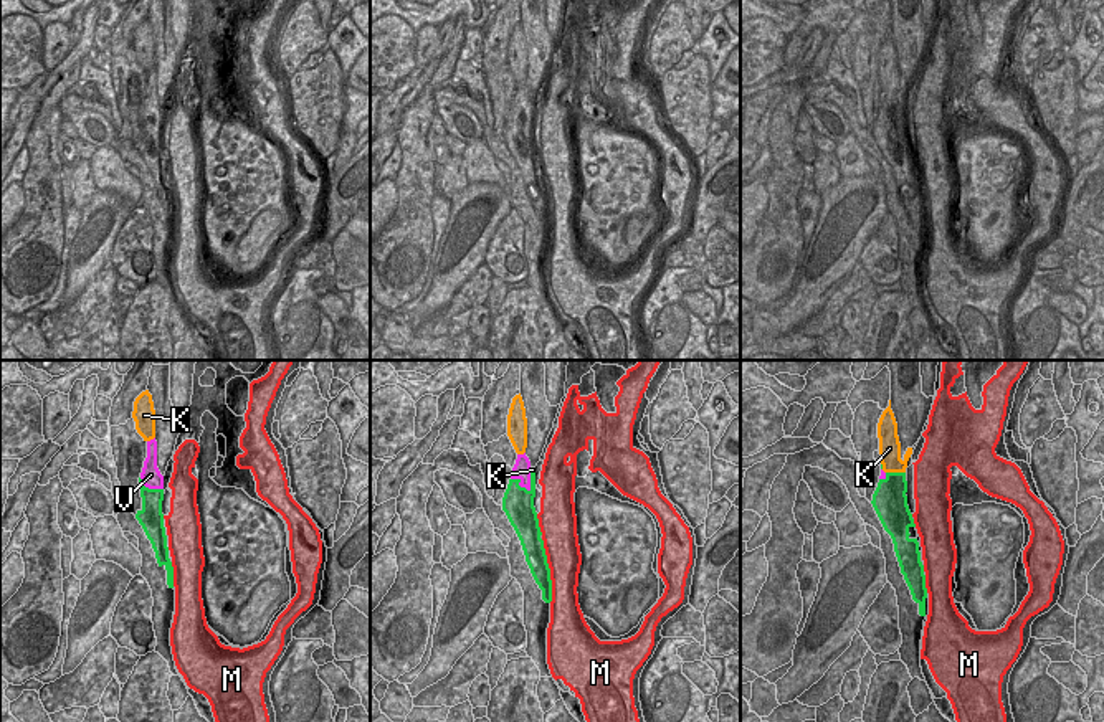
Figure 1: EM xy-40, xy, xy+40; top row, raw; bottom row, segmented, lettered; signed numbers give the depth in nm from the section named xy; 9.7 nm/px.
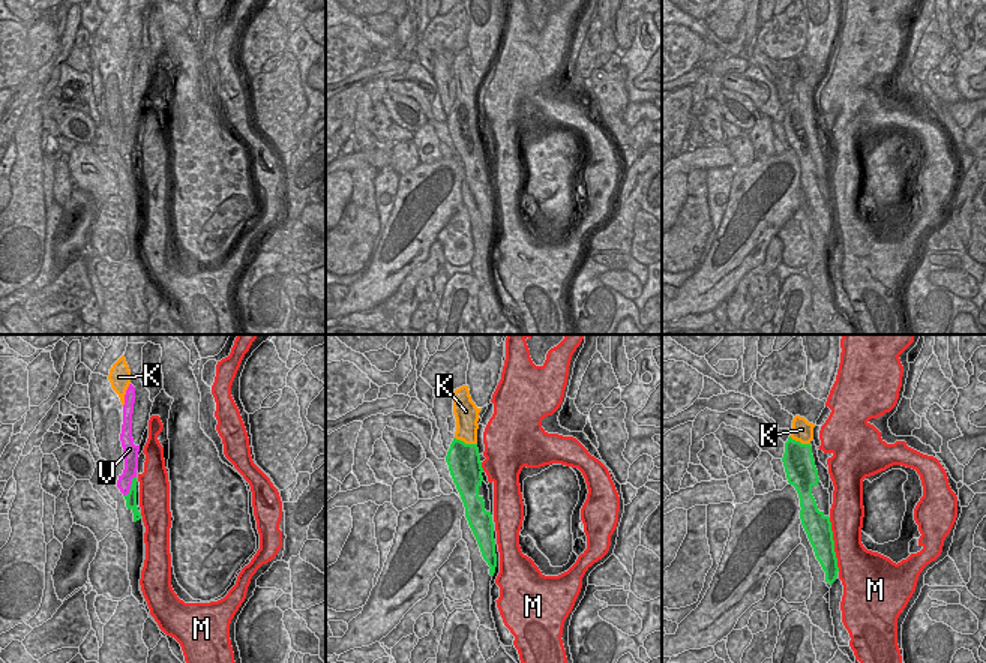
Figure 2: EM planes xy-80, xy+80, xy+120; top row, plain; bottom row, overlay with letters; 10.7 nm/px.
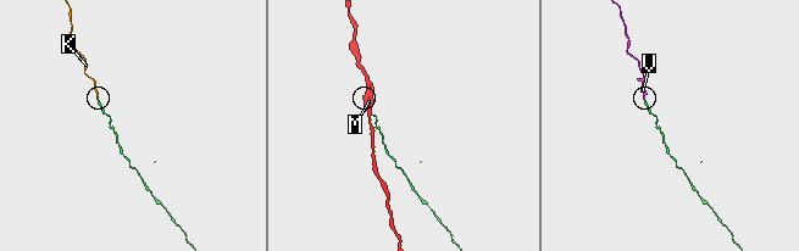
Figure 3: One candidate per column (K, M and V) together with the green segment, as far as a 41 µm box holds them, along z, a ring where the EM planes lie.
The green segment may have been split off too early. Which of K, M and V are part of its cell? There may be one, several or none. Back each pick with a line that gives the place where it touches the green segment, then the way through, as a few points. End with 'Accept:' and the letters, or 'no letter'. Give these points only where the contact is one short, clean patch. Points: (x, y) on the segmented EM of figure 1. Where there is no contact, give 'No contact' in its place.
V: Touches green at xy (518, 484)
Accept: V

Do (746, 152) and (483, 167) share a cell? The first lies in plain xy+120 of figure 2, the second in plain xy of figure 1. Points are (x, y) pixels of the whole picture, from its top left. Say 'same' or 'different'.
different

